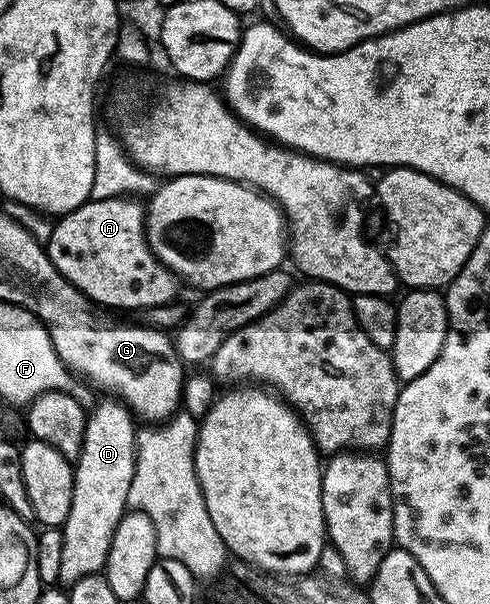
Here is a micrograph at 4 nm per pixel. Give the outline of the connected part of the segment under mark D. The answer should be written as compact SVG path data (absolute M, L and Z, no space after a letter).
M106 401L110 402L102 402L89 411L82 450L74 466L72 508L65 526L61 527L63 552L58 582L62 584L73 584L84 576L105 571L112 536L128 510L126 497L134 475L136 453L135 419L121 402Z

